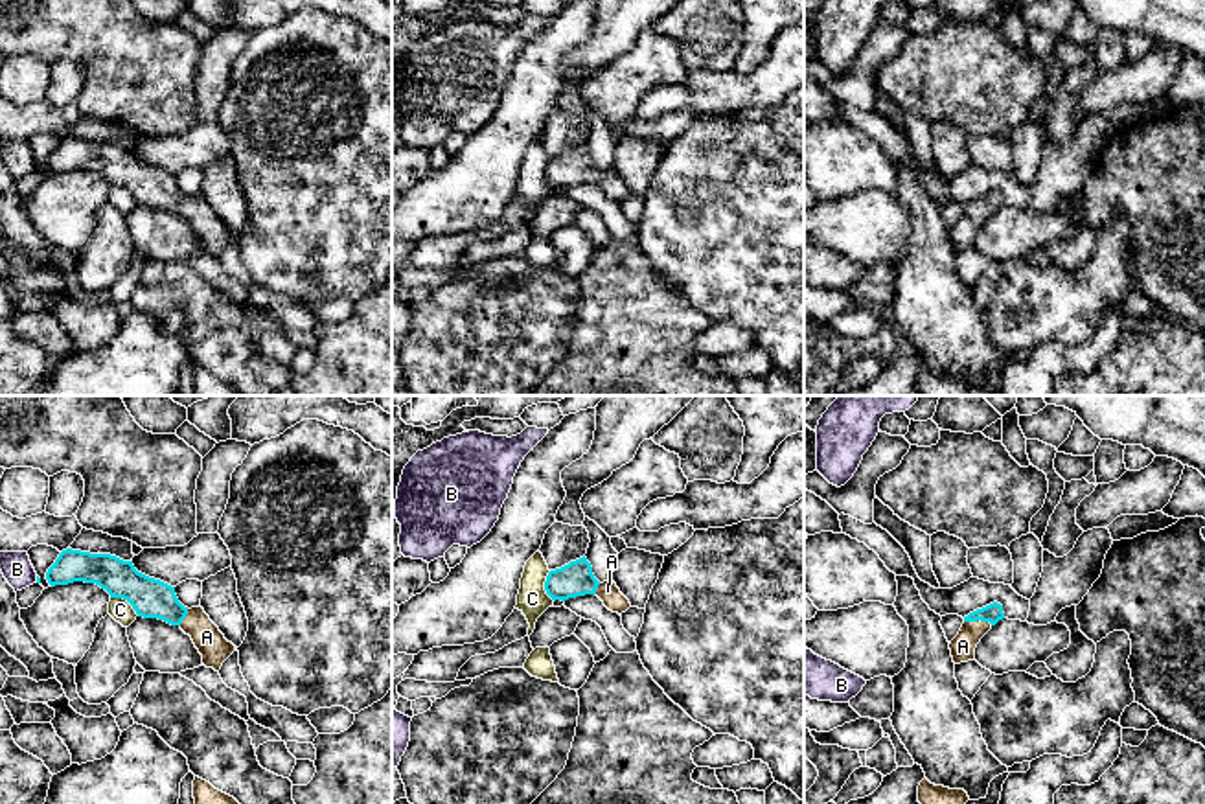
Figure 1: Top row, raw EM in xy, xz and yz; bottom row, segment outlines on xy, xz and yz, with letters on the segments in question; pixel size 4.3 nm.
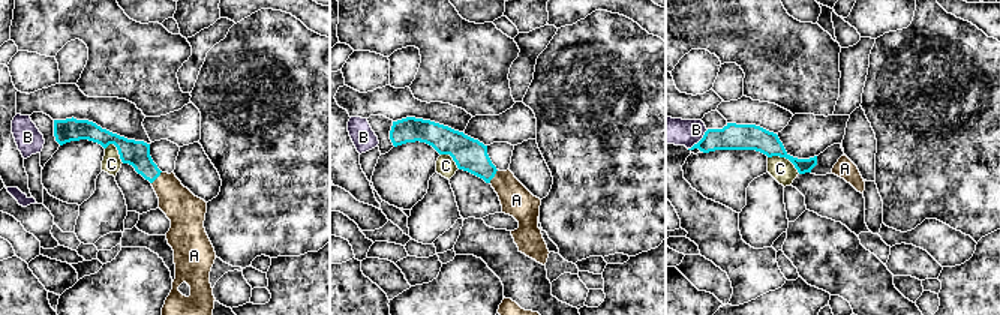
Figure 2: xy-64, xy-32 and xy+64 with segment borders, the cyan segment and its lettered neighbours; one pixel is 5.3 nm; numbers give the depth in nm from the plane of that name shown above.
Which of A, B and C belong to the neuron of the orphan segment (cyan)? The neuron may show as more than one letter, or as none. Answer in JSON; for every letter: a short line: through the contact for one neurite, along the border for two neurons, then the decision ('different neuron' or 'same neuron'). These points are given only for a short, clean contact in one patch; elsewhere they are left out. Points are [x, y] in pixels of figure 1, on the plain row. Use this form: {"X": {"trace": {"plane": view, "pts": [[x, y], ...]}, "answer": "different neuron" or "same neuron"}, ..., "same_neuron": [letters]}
{"A": {"trace": {"plane": "yz", "pts": [[992, 201], [979, 206], [963, 234]]}, "answer": "same neuron"}, "B": {"answer": "different neuron"}, "C": {"trace": {"plane": "xy", "pts": [[111, 184], [122, 184], [138, 203]]}, "answer": "different neuron"}, "same_neuron": ["A"]}

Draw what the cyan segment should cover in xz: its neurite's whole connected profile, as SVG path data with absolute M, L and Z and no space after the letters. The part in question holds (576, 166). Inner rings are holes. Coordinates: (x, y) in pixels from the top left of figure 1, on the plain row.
M585 144L561 156L550 158L545 178L554 190L596 182L609 199L618 202L631 195L629 188L620 180L613 167L600 171L594 166L592 155Z

